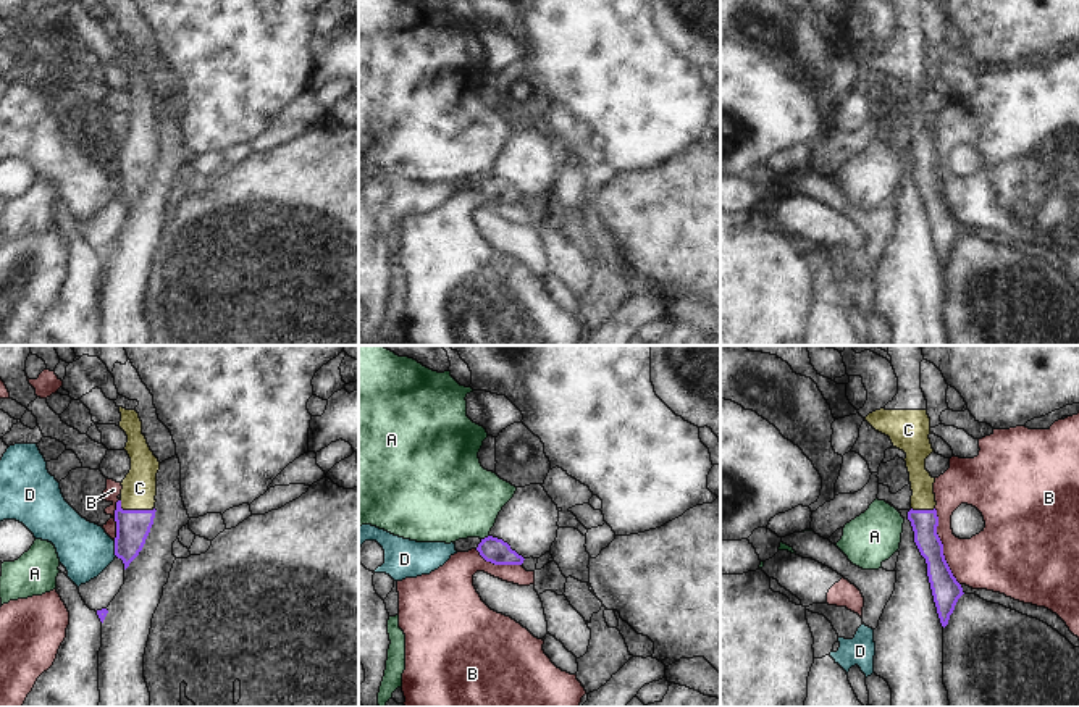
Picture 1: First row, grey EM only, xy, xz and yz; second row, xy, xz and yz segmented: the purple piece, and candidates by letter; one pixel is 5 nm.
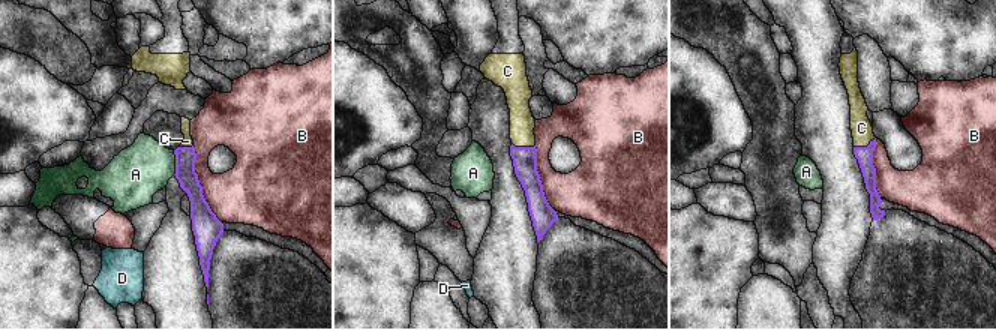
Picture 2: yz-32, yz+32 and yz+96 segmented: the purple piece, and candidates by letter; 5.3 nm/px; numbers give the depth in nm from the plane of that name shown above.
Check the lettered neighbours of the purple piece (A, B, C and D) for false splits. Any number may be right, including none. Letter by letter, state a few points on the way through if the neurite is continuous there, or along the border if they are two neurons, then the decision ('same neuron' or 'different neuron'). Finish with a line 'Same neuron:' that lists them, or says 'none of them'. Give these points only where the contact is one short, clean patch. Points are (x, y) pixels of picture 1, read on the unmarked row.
A: along xz (488, 173), (482, 178) | different neuron
B: different neuron
C: across xy (133, 165), (134, 149), (139, 126) | same neuron
D: along xy (113, 179), (113, 191), (117, 194) | different neuron
Same neuron: C

